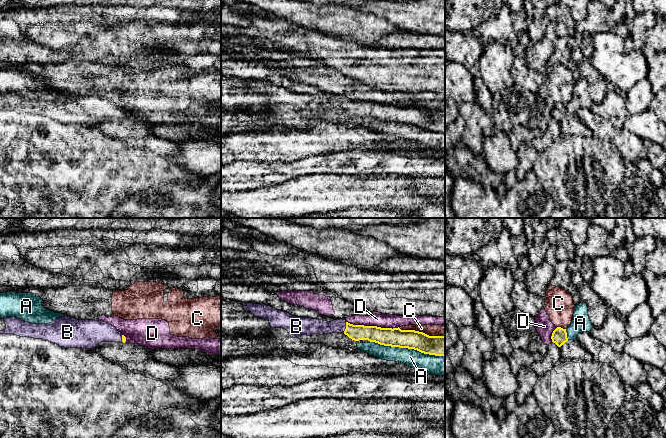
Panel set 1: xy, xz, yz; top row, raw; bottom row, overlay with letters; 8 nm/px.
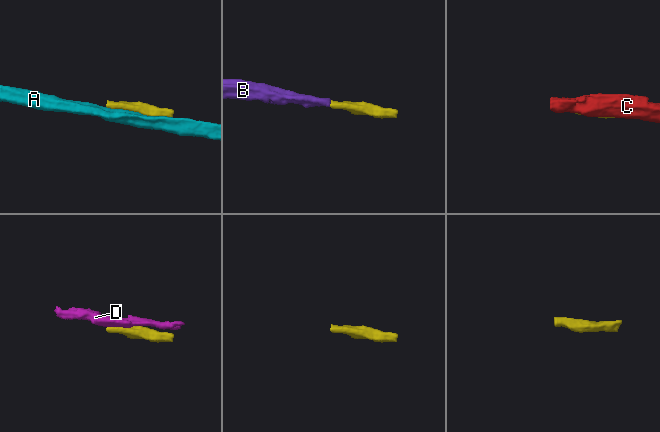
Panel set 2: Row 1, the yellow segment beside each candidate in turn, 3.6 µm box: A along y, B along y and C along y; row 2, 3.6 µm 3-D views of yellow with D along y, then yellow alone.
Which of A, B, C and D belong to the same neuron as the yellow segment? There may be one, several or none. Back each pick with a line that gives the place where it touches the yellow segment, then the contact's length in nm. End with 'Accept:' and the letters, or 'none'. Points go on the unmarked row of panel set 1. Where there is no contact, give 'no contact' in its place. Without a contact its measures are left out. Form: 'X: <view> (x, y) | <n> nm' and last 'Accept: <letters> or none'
B: xz (346, 103) | 90 nm
Accept: B

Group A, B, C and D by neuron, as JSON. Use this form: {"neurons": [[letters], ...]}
{"neurons": [["A"], ["B"], ["C", "D"]]}

